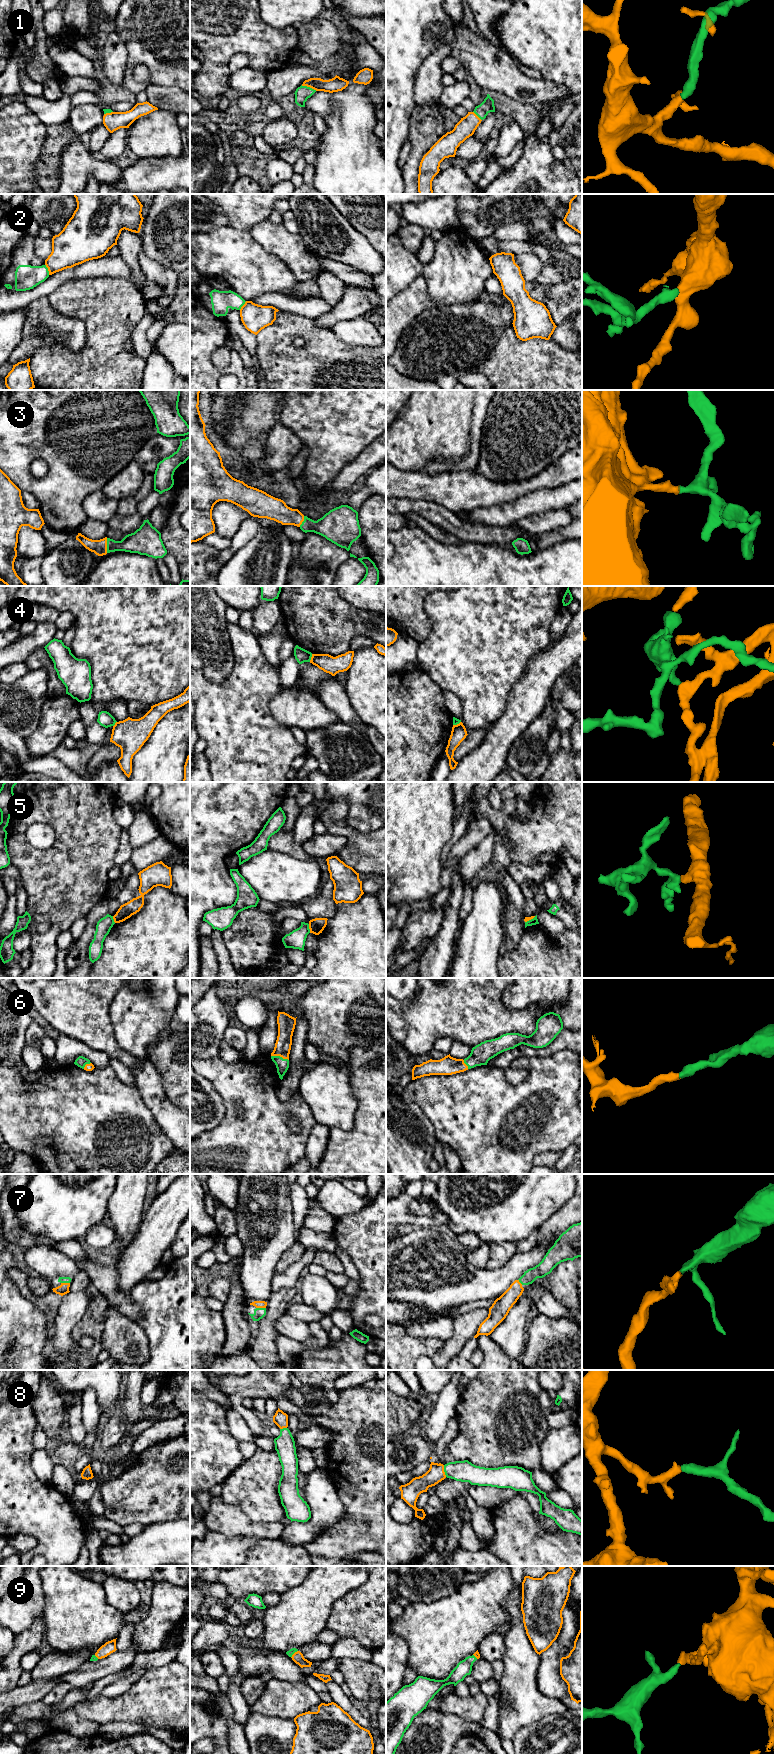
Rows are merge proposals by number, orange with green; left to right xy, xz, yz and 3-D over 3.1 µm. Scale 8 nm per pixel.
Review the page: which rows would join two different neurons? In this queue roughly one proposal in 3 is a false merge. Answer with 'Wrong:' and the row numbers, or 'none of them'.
Wrong: 2, 4, 5

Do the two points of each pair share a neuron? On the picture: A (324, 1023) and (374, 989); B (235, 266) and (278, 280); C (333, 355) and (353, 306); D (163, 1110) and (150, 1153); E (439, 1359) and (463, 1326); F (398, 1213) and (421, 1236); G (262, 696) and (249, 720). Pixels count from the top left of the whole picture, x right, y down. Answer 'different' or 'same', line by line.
A: same
B: same
C: different
D: different
E: same
F: different
G: same

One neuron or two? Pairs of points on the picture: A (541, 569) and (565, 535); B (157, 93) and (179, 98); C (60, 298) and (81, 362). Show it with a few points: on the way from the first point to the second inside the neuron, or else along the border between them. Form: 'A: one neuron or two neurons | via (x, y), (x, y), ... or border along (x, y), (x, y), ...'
A: two neurons | border along (571, 539), (538, 550)
B: one neuron | via (162, 97), (174, 98)
C: one neuron | via (78, 308), (92, 322), (92, 344)

